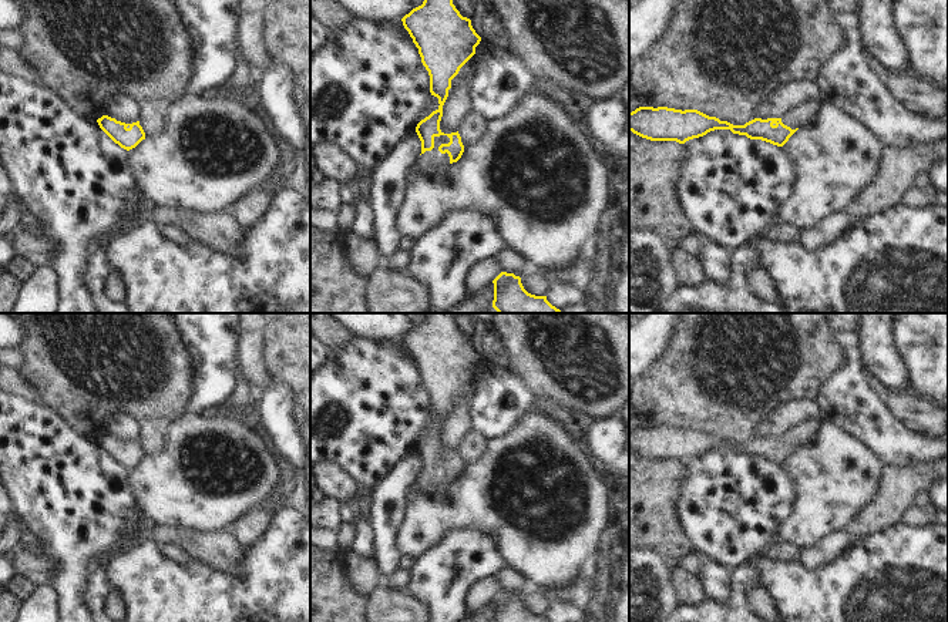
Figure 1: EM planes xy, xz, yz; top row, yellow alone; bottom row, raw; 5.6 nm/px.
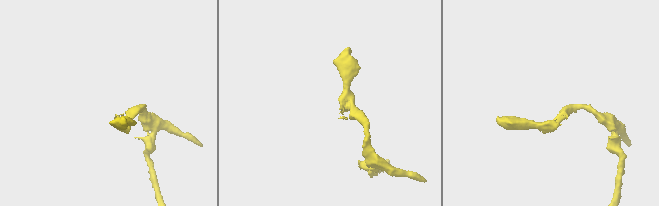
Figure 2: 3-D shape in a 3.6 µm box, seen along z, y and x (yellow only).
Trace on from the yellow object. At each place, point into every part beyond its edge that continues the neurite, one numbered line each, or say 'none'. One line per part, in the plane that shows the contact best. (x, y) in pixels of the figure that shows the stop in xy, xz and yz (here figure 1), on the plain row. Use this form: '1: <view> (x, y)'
1: xz (432, 480)

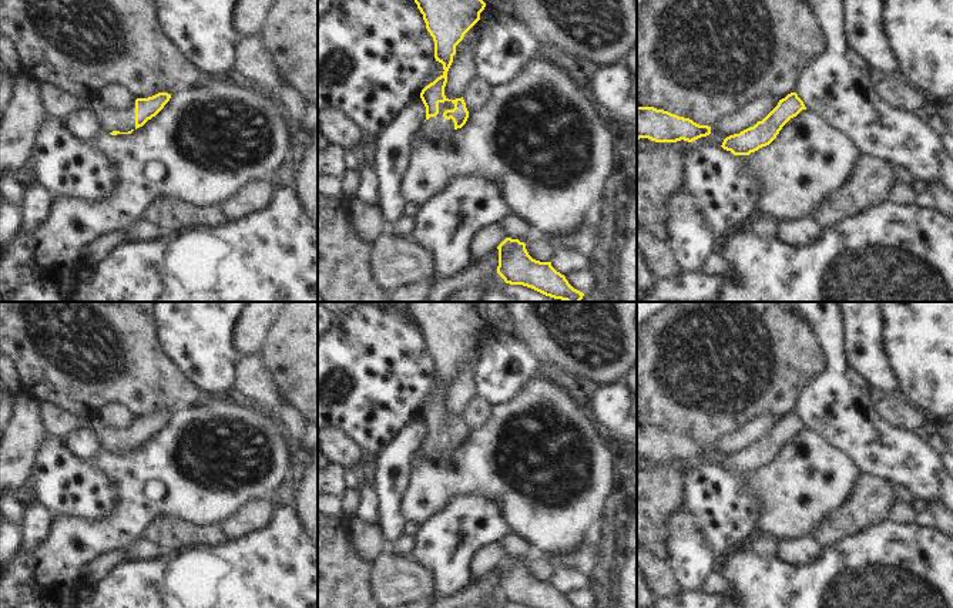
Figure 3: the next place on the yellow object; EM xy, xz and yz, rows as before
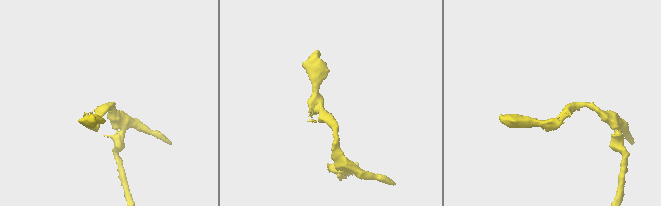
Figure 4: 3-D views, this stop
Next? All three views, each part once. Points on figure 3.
1: xz (436, 446)

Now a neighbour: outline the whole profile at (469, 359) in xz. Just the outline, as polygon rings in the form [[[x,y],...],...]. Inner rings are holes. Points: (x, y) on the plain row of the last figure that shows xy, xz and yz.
[[[479,340],[464,353],[463,359],[456,365],[456,373],[453,374],[453,380],[459,374],[462,369],[470,369],[476,363],[476,356],[479,352]]]

